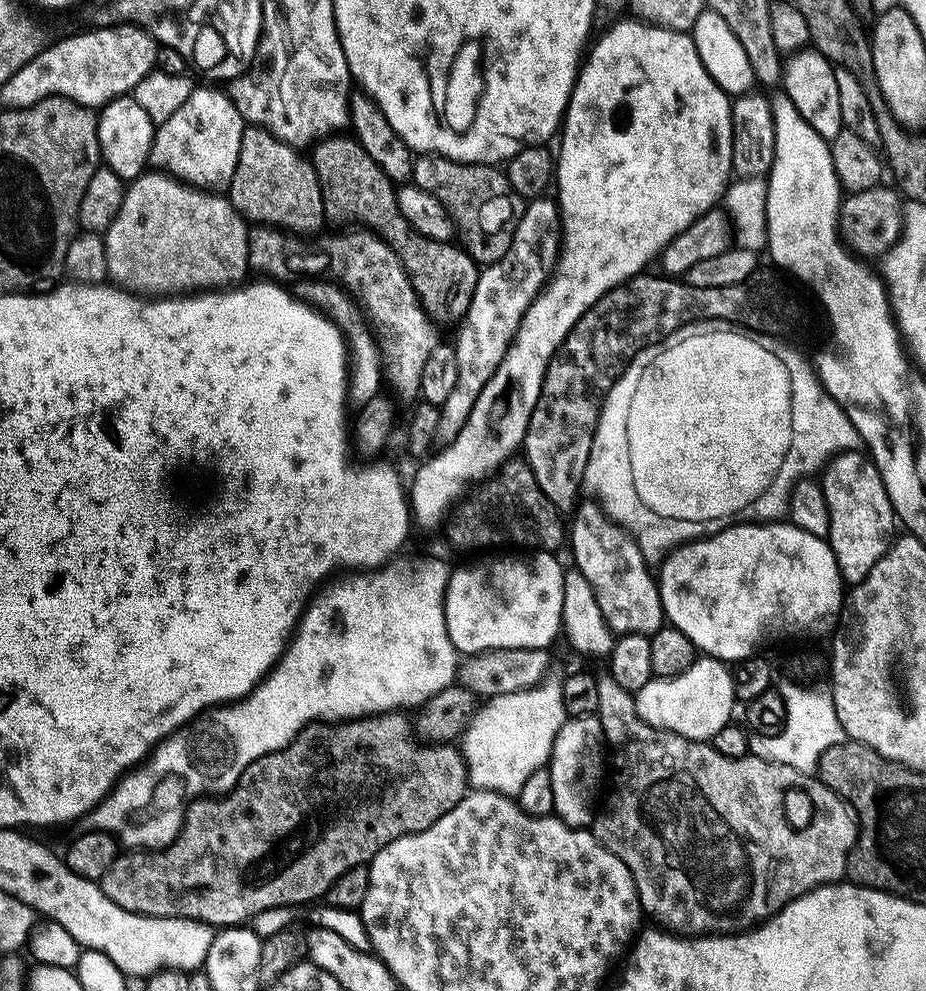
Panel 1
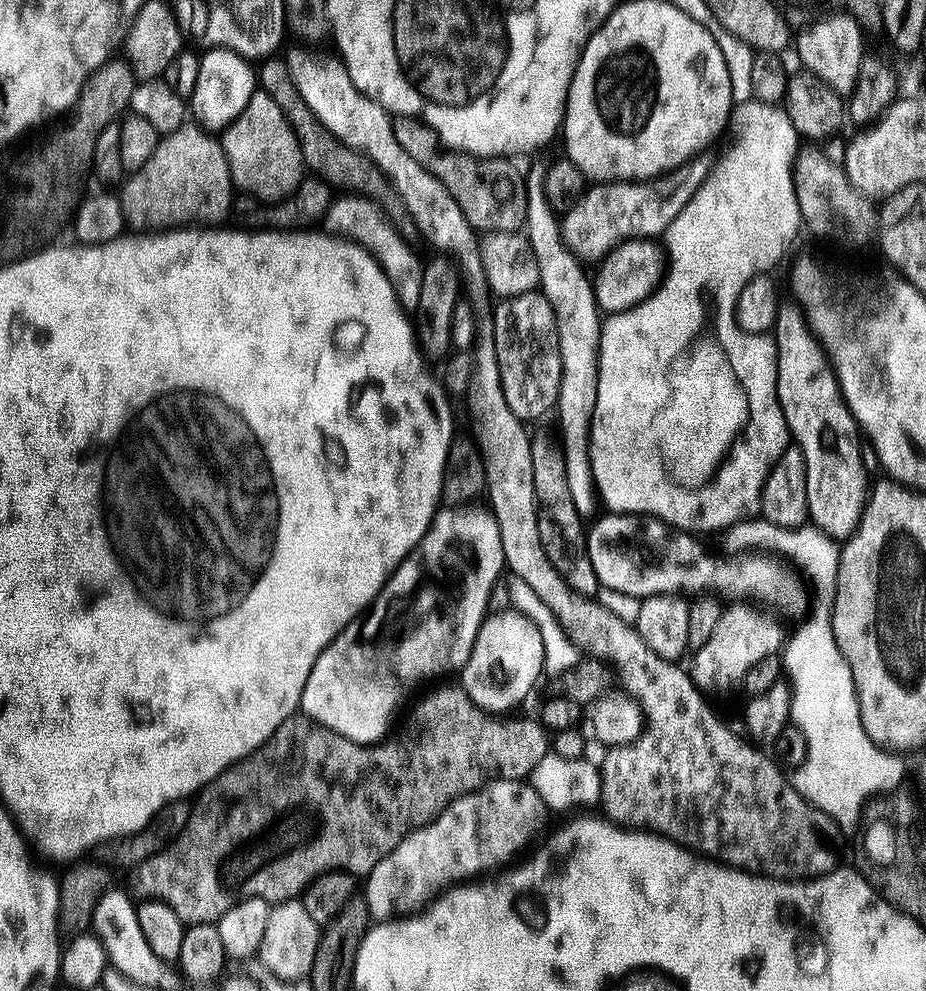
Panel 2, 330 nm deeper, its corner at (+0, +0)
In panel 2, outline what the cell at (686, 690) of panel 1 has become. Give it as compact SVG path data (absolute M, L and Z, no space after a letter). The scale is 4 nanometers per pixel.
M736 604L725 607L718 618L718 627L714 635L706 642L706 646L695 649L690 667L693 684L705 694L711 692L728 692L732 687L739 685L744 679L746 670L771 652L779 653L782 648L782 636L770 621L754 612L753 607Z

